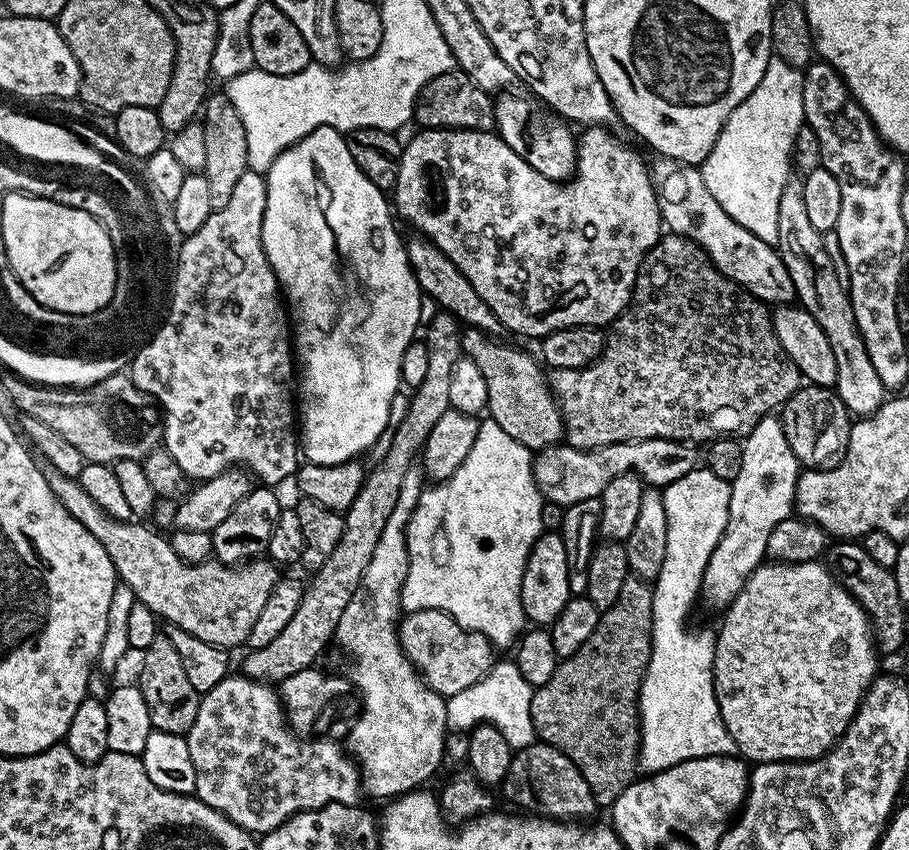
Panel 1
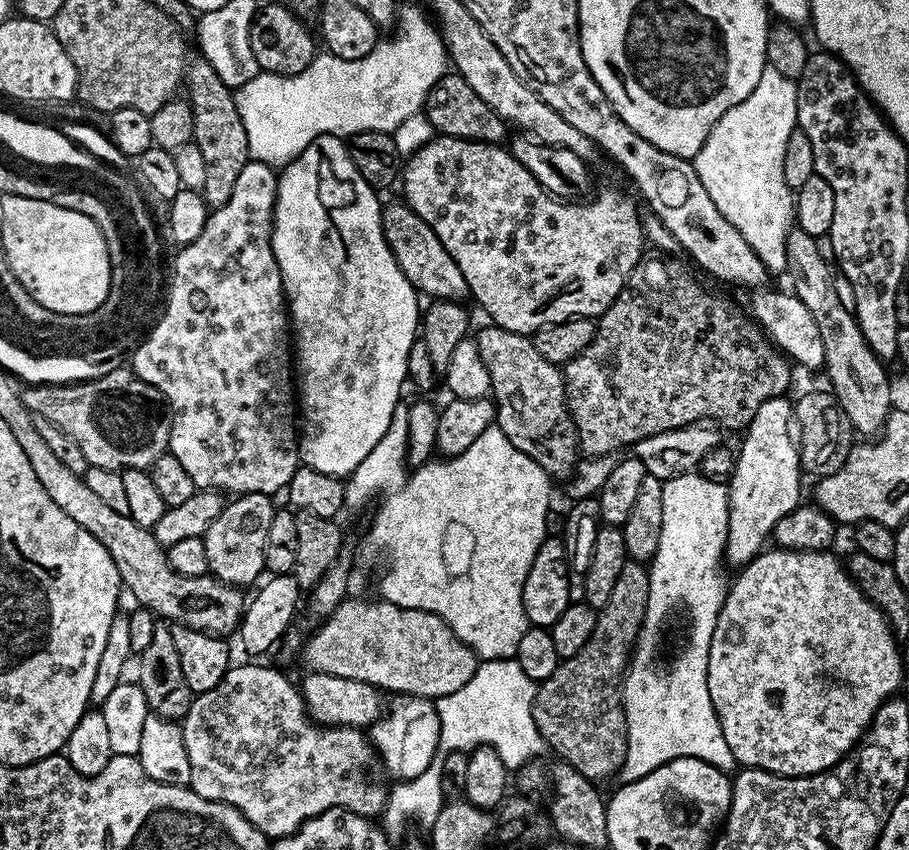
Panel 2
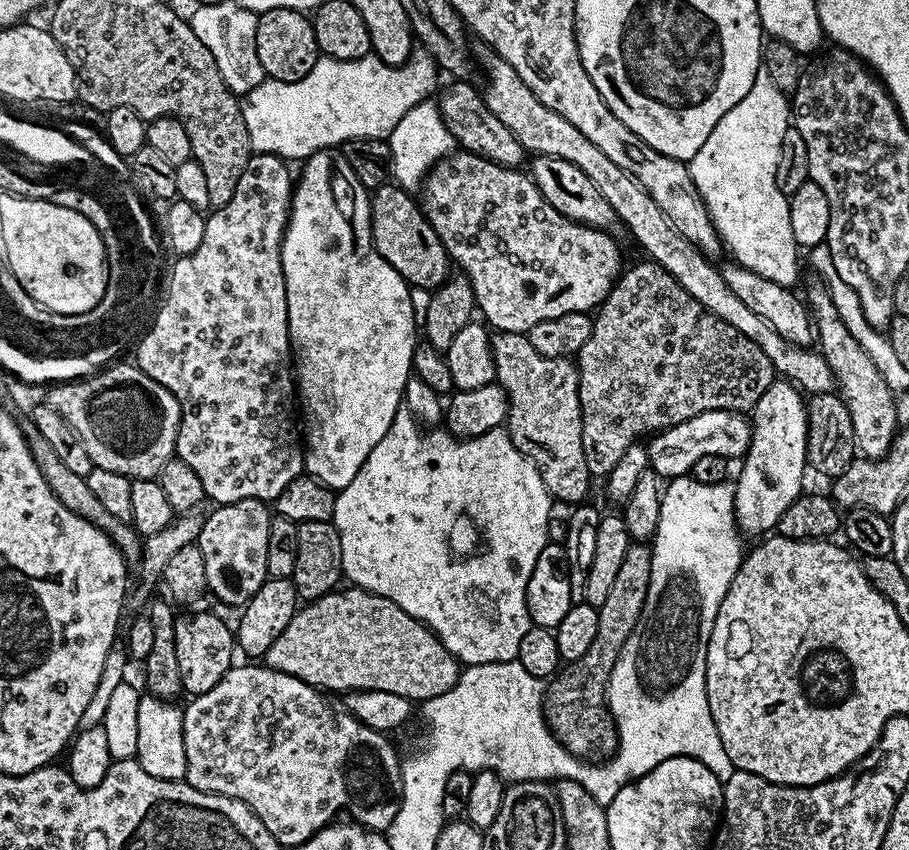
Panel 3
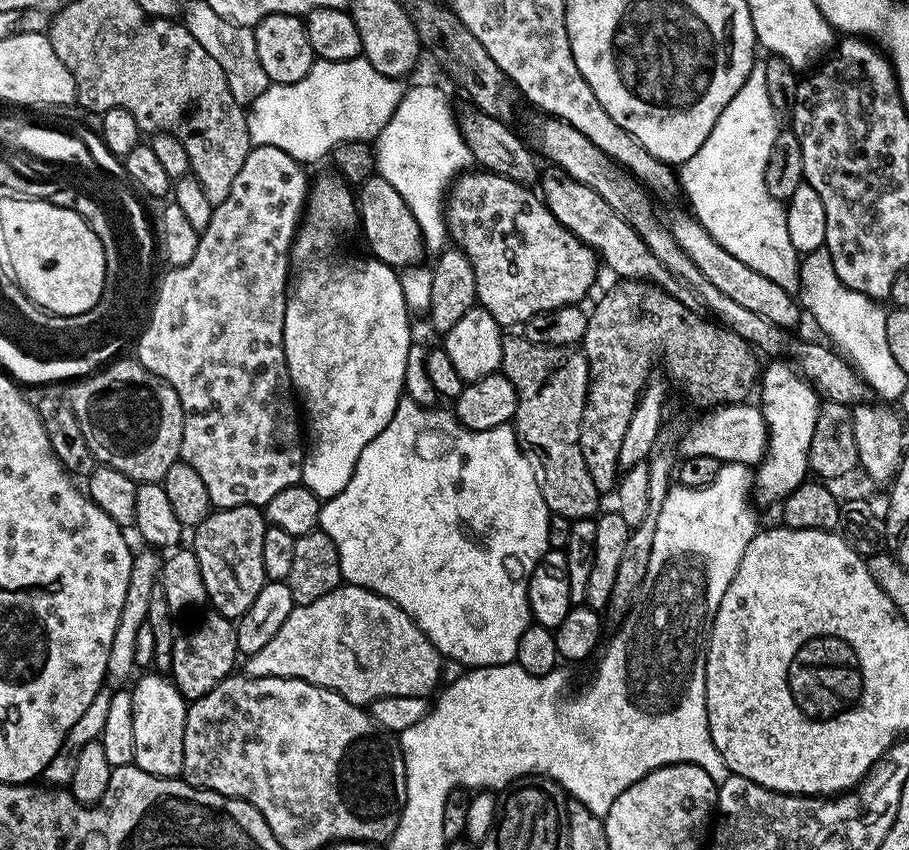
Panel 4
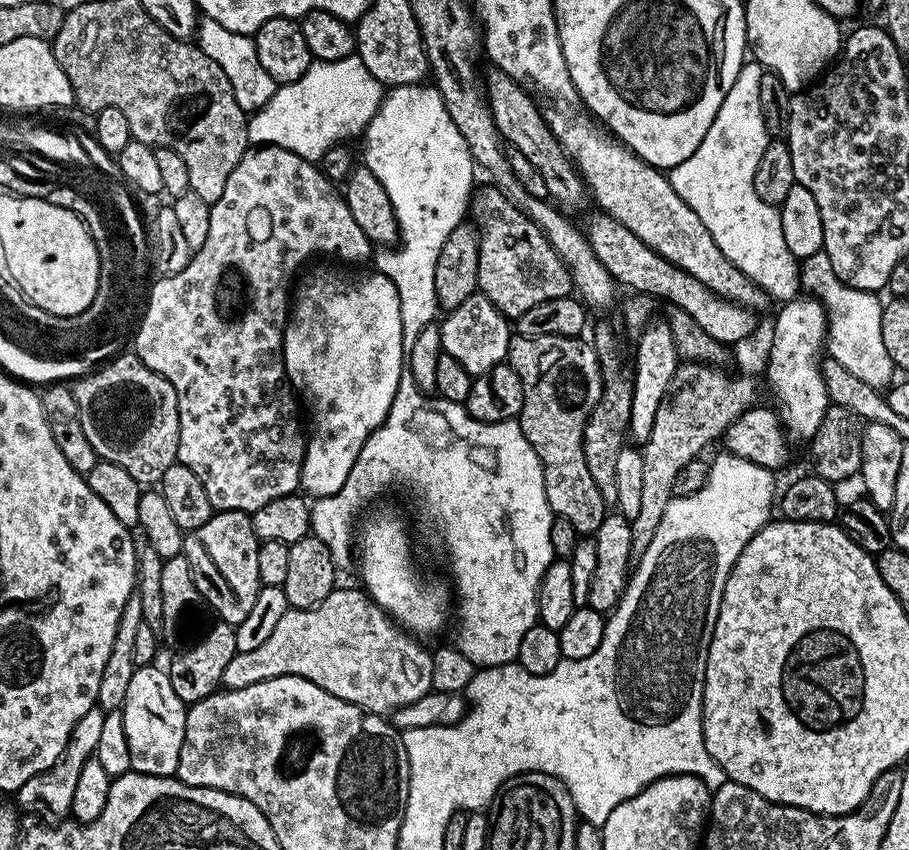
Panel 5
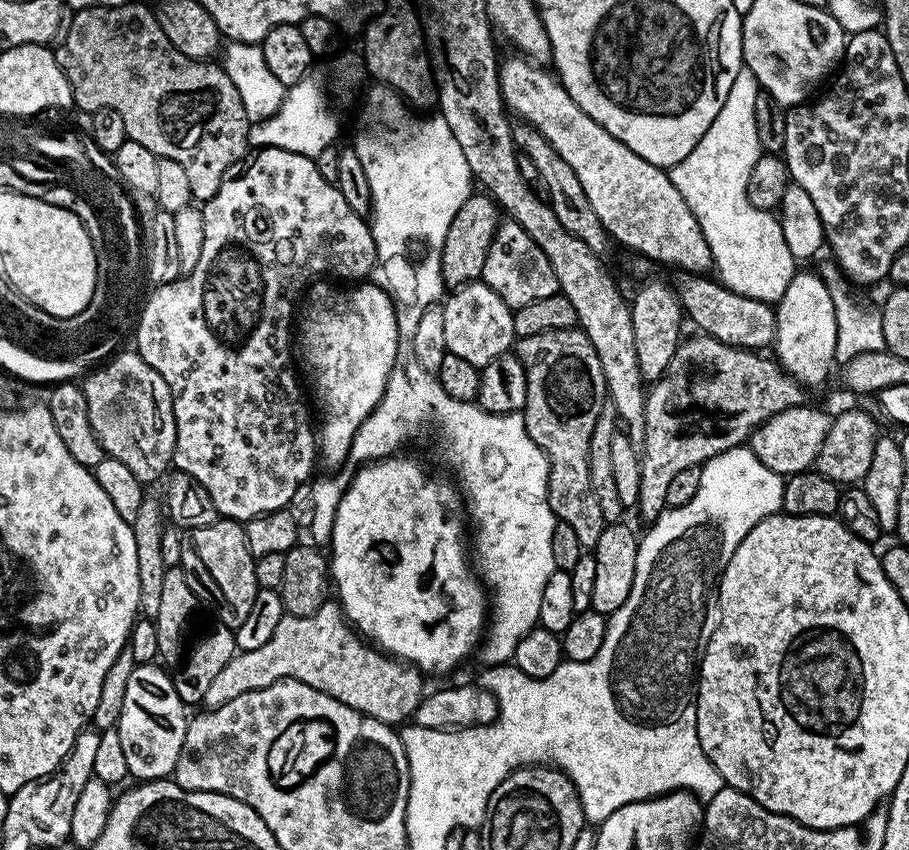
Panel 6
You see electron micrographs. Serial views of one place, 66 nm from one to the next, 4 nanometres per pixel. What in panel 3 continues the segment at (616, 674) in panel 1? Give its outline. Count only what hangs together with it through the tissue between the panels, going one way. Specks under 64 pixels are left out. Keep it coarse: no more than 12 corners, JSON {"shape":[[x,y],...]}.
{"shape":[[629,543],[582,658],[544,693],[569,757],[603,762],[620,739],[610,670],[640,621],[652,550]]}

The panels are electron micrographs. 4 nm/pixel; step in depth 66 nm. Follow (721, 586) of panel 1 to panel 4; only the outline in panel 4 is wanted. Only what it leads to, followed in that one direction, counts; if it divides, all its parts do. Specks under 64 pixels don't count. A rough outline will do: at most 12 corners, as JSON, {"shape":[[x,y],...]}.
{"shape":[[791,363],[763,369],[768,451],[754,472],[764,504],[809,475],[822,403]]}

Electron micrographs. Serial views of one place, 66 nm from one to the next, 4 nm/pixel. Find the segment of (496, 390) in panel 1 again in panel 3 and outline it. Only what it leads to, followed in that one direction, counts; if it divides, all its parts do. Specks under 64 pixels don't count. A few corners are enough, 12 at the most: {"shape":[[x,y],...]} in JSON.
{"shape":[[491,333],[506,431],[553,501],[589,499],[580,370]]}

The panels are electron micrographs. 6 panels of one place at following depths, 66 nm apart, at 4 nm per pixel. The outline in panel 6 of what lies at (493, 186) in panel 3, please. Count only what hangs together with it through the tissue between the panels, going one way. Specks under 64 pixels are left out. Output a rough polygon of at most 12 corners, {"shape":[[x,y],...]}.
{"shape":[[505,219],[482,279],[513,310],[560,290],[546,254]]}

